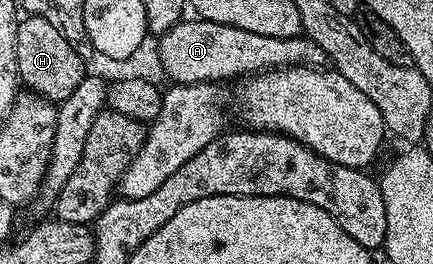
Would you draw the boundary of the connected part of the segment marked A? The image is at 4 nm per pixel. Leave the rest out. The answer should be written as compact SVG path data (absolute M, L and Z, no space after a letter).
M186 17L181 23L172 25L157 43L158 59L171 84L218 83L237 75L249 77L263 71L277 71L279 67L321 68L327 62L324 49L303 34L264 37L260 33L248 33L248 29L236 29L232 25L220 25L197 17Z

